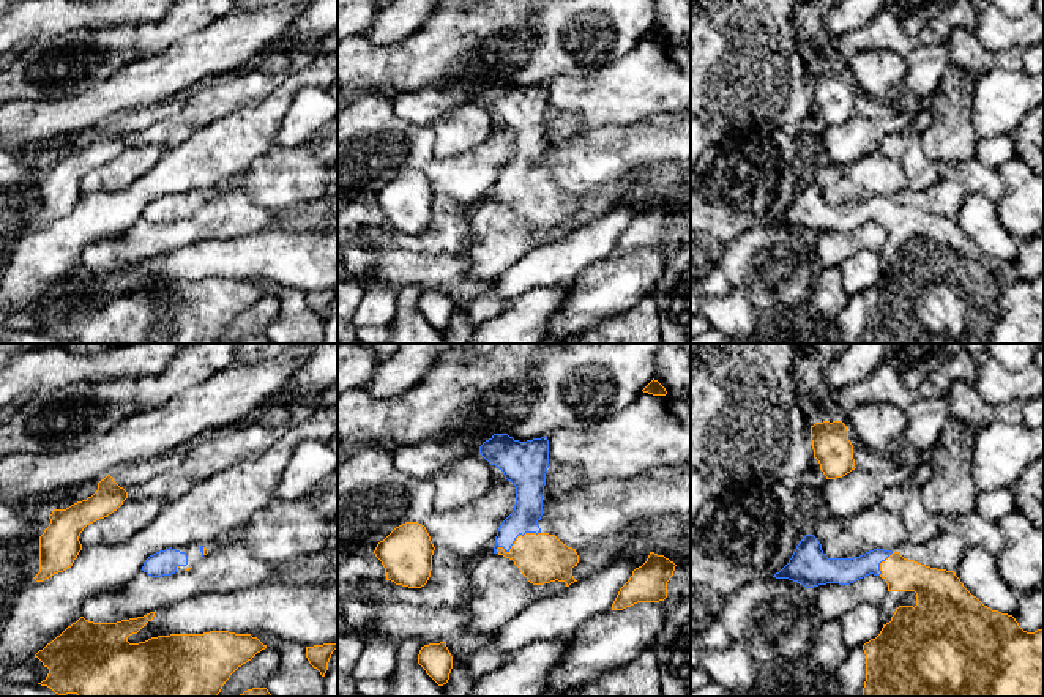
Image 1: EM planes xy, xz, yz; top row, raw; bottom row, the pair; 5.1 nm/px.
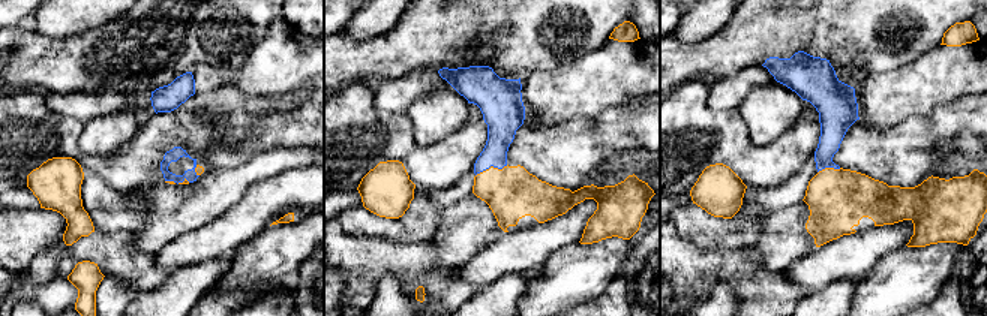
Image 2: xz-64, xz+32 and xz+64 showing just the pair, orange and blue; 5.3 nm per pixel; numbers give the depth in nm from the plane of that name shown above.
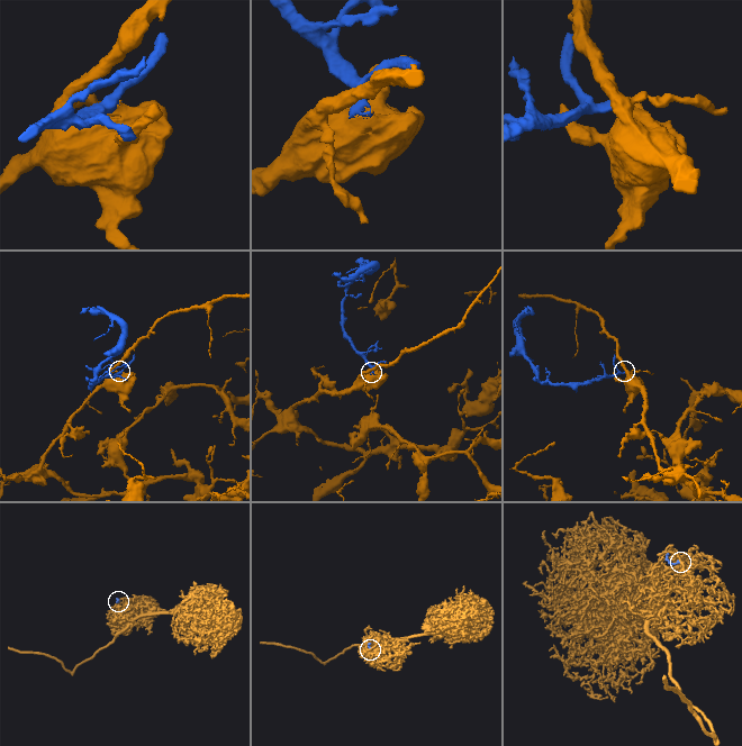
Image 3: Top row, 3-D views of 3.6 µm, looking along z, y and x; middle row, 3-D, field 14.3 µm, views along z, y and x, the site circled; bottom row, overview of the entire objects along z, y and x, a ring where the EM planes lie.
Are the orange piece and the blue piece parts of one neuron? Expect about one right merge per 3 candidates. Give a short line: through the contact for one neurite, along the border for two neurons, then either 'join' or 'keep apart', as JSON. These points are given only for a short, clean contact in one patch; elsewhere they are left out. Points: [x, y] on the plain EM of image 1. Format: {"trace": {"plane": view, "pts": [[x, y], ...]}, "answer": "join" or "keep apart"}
{"trace": {"plane": "xz", "pts": [[543, 205], [516, 185], [527, 158]]}, "answer": "join"}

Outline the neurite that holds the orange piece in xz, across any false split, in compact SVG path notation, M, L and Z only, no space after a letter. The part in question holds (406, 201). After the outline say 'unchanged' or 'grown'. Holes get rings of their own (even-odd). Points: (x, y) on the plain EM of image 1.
M405 169L396 173L374 197L386 227L408 235L421 235L432 218L434 191L424 172Z; unchanged

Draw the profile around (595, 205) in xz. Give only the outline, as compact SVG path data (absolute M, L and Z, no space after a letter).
M640 169L628 170L595 194L577 196L579 210L572 214L574 226L582 227L604 216L631 188L642 183L639 173Z

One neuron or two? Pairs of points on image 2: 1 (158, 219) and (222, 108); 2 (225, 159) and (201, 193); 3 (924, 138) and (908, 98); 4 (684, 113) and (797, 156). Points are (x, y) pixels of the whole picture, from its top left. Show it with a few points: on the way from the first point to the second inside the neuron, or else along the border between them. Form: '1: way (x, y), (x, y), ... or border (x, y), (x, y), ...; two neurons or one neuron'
1: border (164, 181), (149, 187), (134, 187), (129, 192); two neurons
2: border (251, 156), (230, 168), (204, 171); two neurons
3: border (948, 102), (927, 114), (909, 116), (882, 129); two neurons
4: way (713, 128), (720, 128), (749, 156), (768, 156); one neuron

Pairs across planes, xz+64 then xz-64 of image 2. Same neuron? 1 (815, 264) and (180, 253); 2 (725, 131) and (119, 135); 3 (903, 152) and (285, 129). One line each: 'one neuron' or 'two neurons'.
1: one neuron
2: two neurons
3: one neuron

